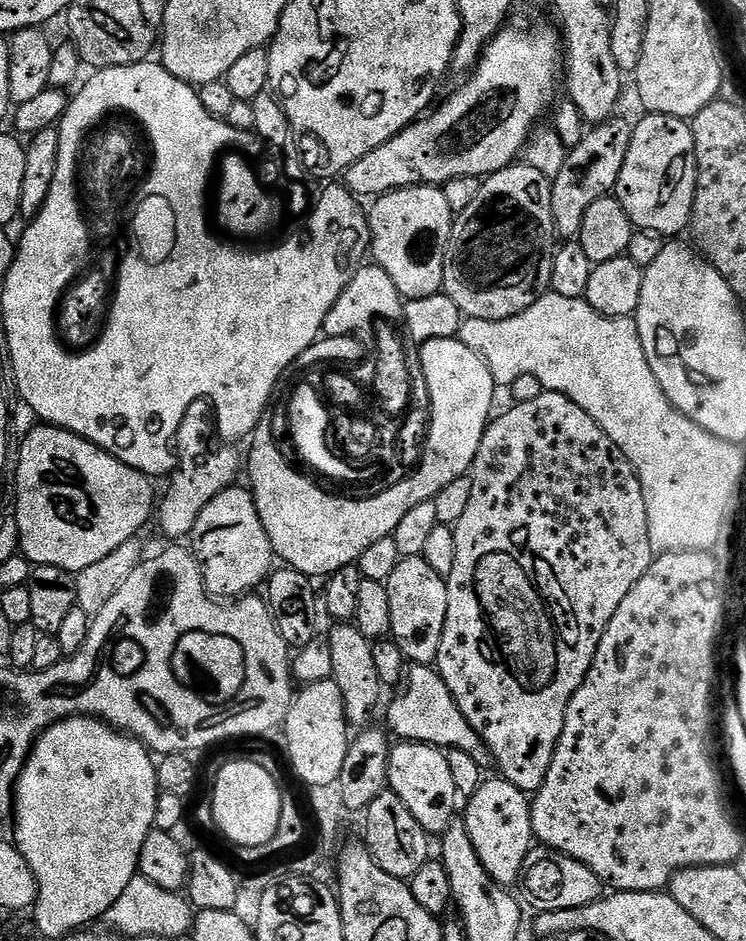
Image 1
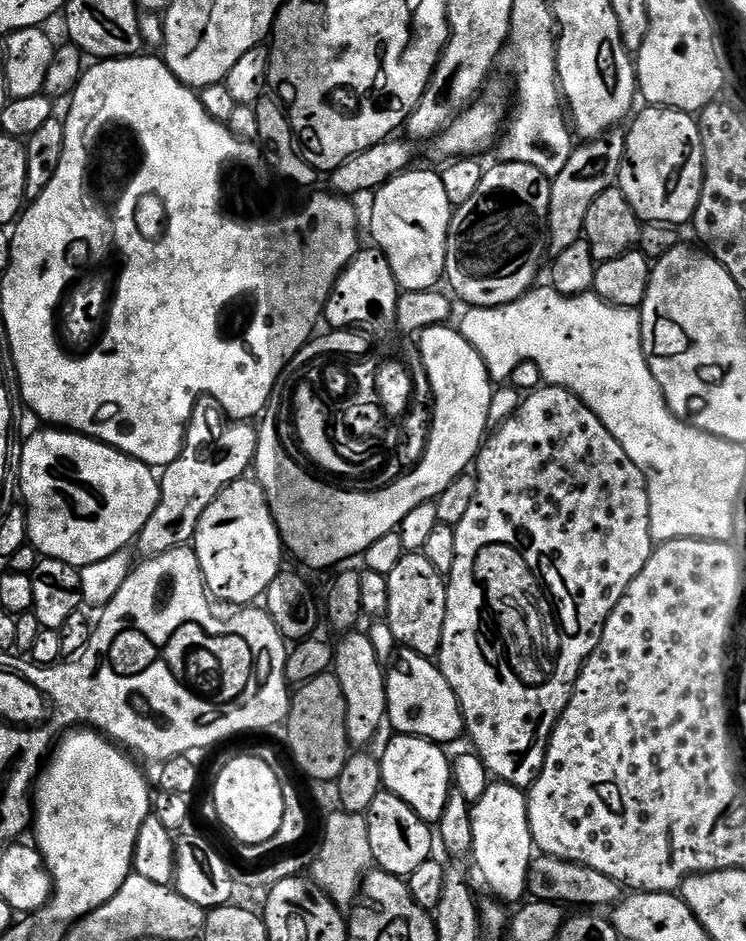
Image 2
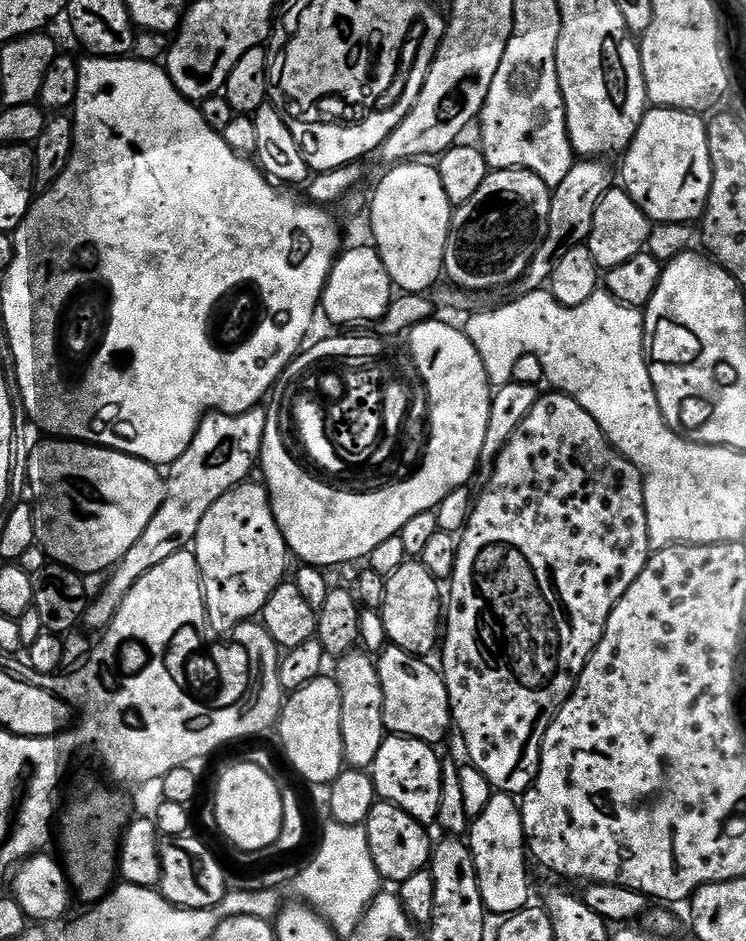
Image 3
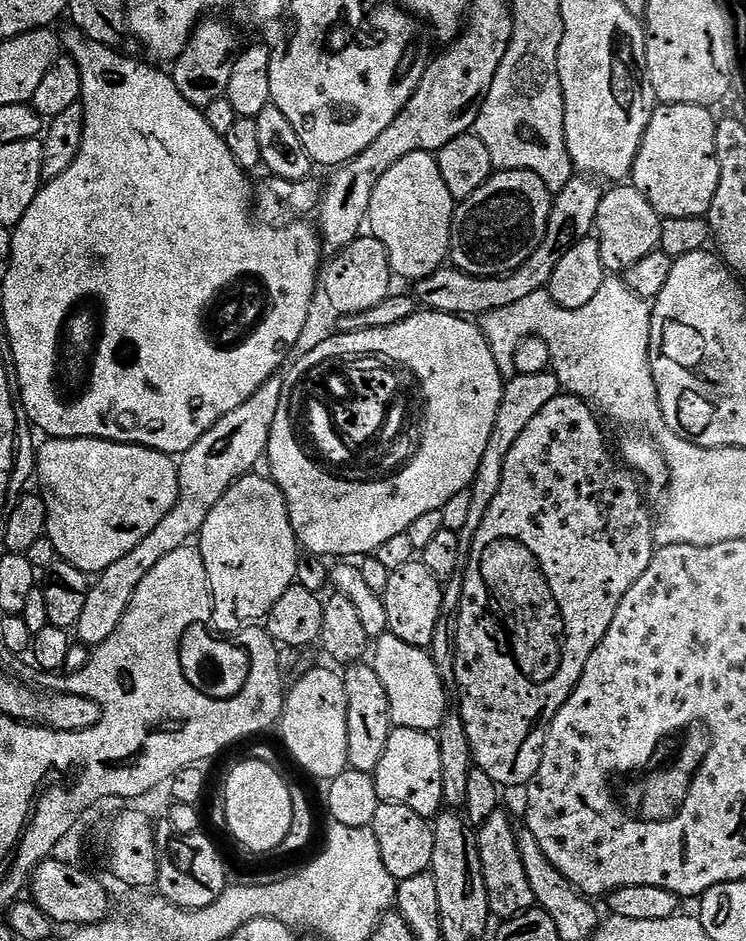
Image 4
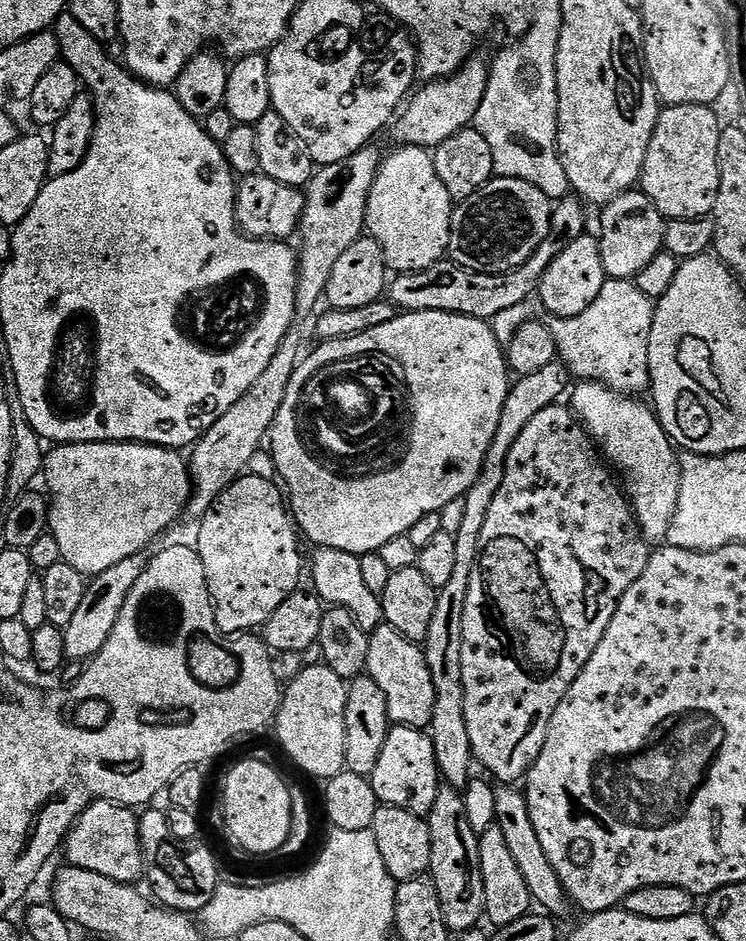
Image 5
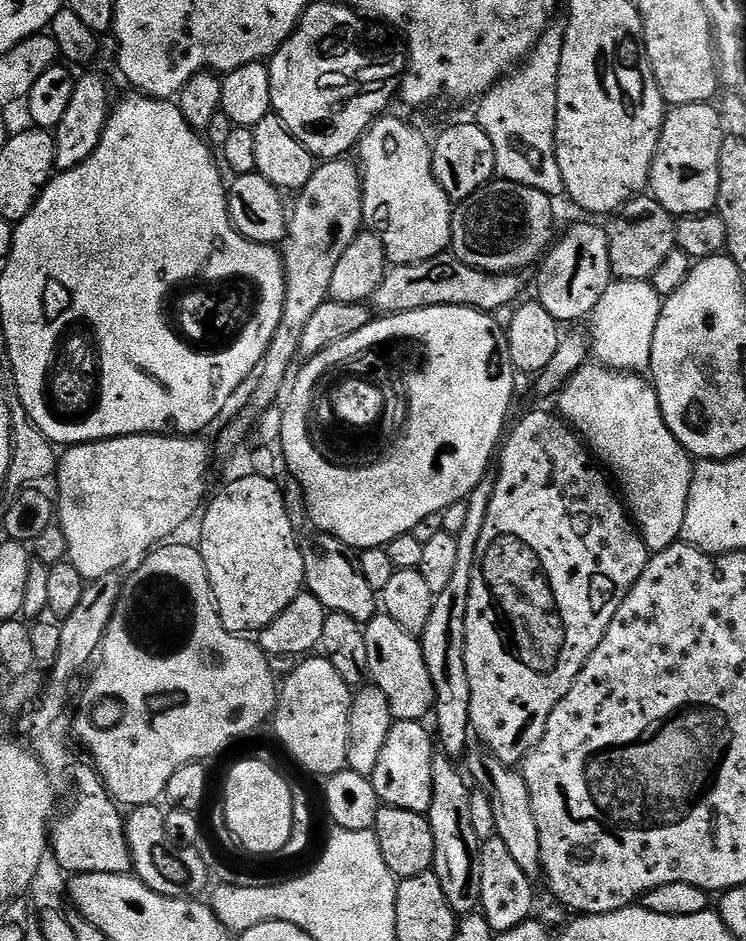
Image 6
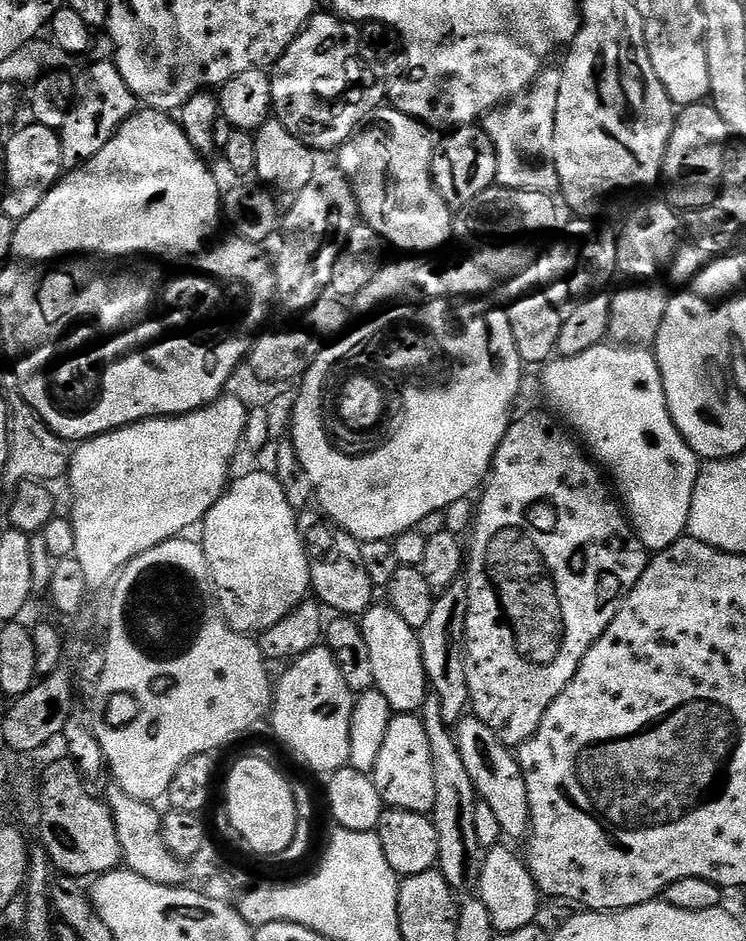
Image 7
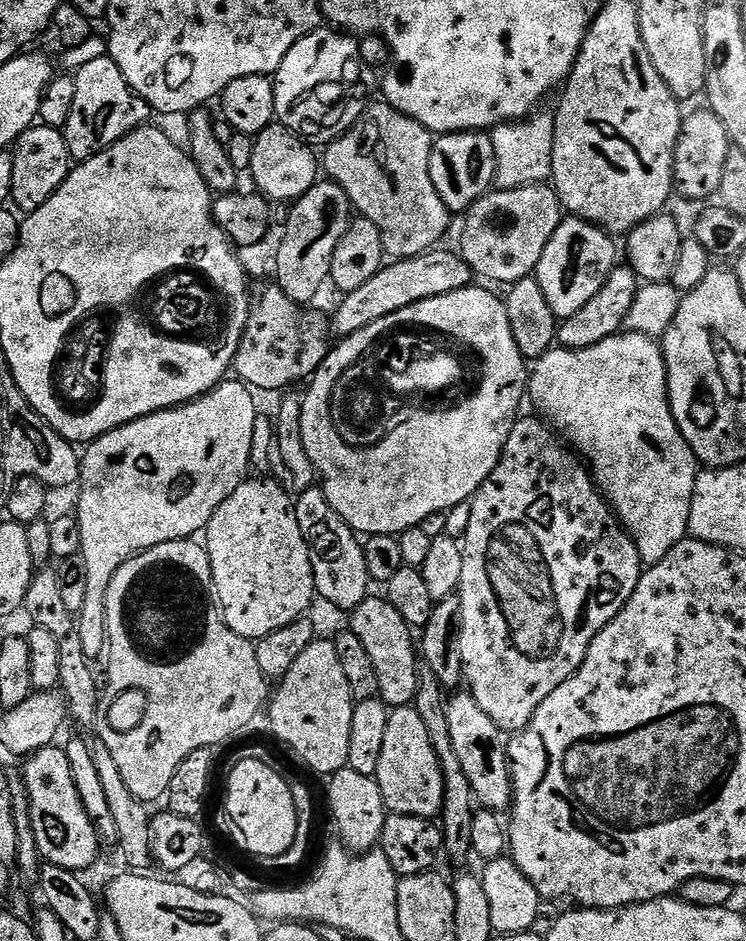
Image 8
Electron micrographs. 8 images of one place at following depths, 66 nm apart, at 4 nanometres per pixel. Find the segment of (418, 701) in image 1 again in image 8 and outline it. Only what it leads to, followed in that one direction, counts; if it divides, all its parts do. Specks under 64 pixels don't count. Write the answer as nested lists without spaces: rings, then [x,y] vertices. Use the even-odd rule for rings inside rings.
[[[376,594],[369,595],[358,607],[352,609],[350,613],[350,630],[358,634],[358,639],[362,641],[362,646],[370,654],[370,662],[374,662],[374,674],[378,678],[378,696],[388,705],[389,709],[407,708],[416,699],[418,690],[418,674],[416,665],[418,663],[418,648],[412,644],[413,629],[394,610],[394,606],[386,598],[380,600]]]

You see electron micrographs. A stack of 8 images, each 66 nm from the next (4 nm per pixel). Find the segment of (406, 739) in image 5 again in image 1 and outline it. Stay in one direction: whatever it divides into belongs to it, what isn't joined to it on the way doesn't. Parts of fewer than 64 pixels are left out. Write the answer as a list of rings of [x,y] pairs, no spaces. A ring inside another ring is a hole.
[[[400,742],[397,745],[388,753],[388,788],[406,802],[406,810],[418,818],[429,834],[443,834],[458,816],[458,793],[447,755],[432,744]]]

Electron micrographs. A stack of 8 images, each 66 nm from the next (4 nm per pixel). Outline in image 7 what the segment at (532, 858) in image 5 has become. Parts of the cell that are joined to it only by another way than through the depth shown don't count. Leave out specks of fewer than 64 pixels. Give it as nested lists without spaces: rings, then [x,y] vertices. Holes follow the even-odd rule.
[[[468,714],[455,725],[456,745],[462,754],[462,762],[470,773],[470,782],[474,782],[479,799],[490,806],[498,817],[498,826],[505,837],[523,841],[529,835],[532,819],[530,802],[526,794],[526,778],[522,774],[513,749],[502,743],[496,734],[477,716]]]

